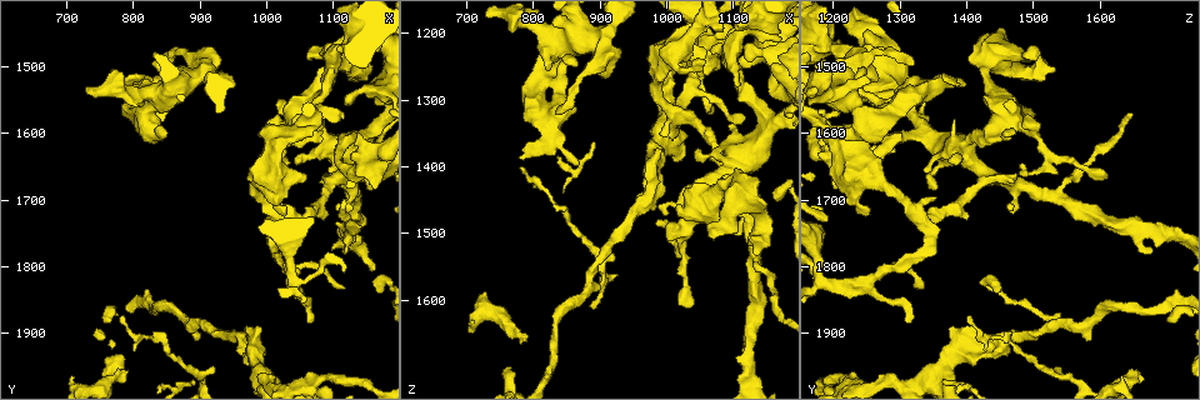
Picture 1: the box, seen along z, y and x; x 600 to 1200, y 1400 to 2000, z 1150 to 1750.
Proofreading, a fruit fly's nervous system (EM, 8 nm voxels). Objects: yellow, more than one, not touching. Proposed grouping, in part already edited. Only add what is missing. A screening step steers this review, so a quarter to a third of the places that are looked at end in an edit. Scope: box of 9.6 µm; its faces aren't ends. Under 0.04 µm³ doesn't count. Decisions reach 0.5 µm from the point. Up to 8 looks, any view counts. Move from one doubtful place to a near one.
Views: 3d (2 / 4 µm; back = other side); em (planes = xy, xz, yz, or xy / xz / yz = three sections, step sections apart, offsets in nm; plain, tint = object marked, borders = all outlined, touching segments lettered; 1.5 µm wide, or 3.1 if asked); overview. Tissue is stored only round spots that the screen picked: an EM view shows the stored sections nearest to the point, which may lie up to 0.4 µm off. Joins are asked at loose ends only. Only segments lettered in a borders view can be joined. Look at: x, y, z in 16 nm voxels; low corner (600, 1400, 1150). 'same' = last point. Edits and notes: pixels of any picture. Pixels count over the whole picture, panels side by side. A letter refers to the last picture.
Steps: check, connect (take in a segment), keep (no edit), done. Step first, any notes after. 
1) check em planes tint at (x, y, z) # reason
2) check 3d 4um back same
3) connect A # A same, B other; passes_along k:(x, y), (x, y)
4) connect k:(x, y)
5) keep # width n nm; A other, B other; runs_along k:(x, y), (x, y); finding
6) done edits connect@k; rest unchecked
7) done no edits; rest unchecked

check em planes borders at (1090, 1580, 1380) # thick end

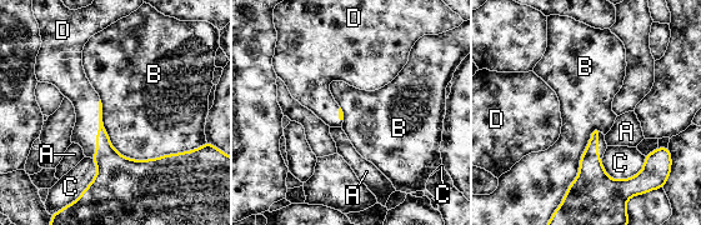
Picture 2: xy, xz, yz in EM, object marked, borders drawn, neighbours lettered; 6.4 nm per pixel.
connect D # longest_contact B 600 nm; A other, B other, C other, D same; it goes on there

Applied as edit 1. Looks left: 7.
check overview # redraw

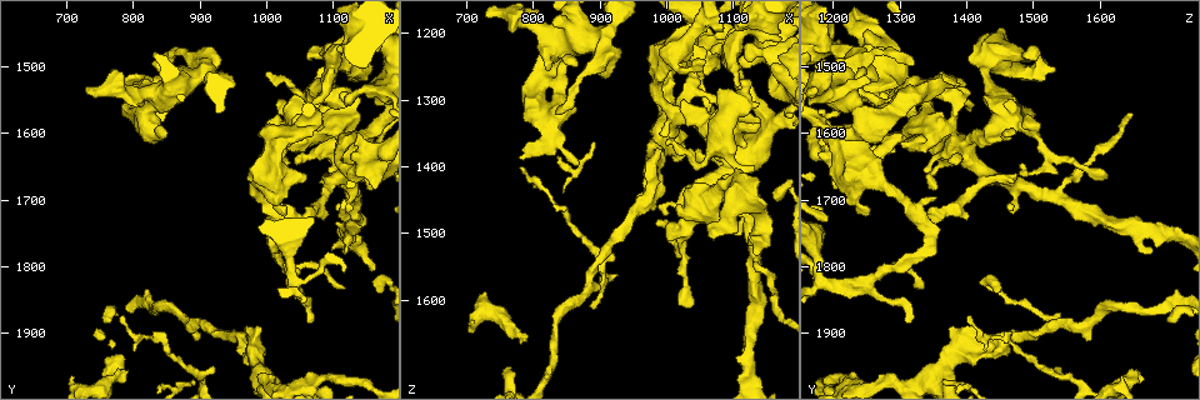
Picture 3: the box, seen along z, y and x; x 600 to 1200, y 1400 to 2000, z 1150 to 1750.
check em planes borders at (1065, 1885, 1315) # free end

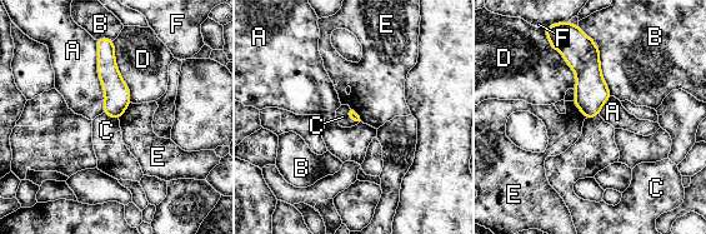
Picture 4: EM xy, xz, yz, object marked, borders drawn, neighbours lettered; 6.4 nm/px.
keep # A other, B other, C other, D other, E other, F other; border 4:(103, 113), (118, 119); none of them fits

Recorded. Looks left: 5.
check 3d 2um back at (790, 1965, 1660) # branch stops here

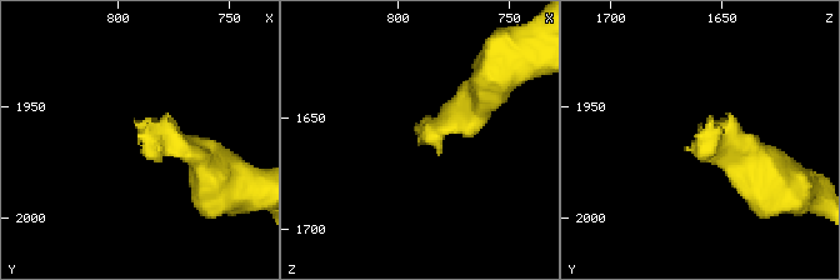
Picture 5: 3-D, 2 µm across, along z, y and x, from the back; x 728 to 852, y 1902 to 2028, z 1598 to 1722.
check em yz step 8 tint at (790, 1962, 1662)

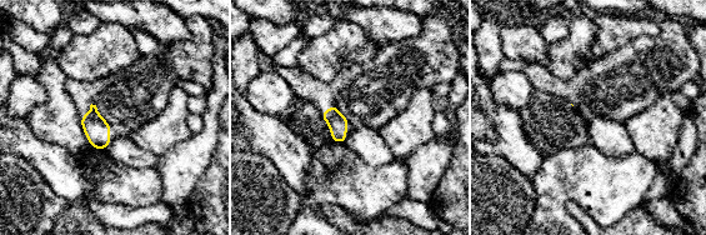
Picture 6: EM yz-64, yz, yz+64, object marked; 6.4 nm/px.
check em planes borders same

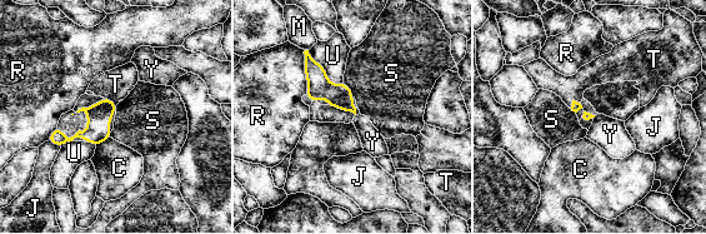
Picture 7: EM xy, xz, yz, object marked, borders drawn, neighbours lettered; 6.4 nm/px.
connect T # C other, J other, M other, R other, S other, T same, U other, Y other; passes_along 7:(576, 106), (572, 101), (597, 71); it goes on there

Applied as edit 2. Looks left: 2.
done edits connect@2, connect@7; rest unchecked

